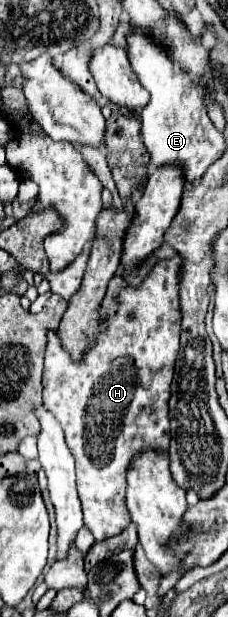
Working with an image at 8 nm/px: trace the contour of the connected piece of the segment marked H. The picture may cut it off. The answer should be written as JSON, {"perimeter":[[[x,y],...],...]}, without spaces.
{"perimeter":[[[179,256],[159,262],[149,278],[139,286],[125,286],[119,276],[109,282],[109,290],[103,298],[101,316],[109,316],[107,328],[99,326],[99,338],[95,348],[85,354],[81,364],[71,362],[69,354],[61,348],[57,332],[49,334],[43,370],[43,404],[65,432],[67,446],[77,464],[77,490],[83,506],[85,526],[93,532],[95,540],[107,540],[121,534],[131,518],[127,514],[125,492],[127,472],[137,454],[145,450],[167,452],[169,450],[169,388],[175,372],[175,360],[179,352]]]}

